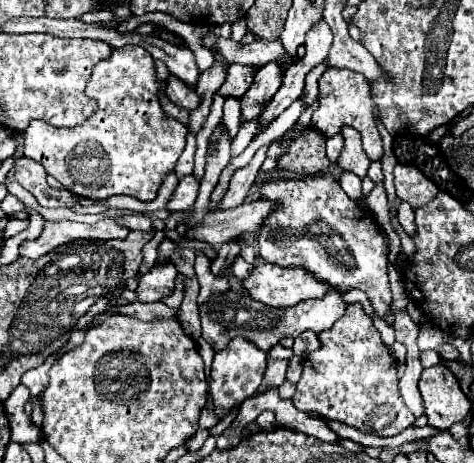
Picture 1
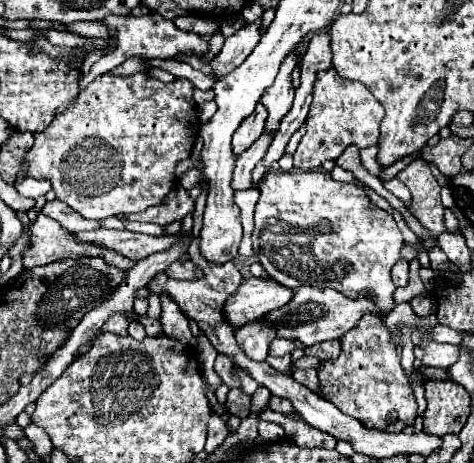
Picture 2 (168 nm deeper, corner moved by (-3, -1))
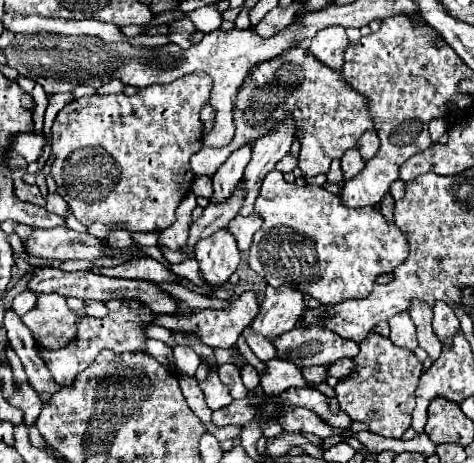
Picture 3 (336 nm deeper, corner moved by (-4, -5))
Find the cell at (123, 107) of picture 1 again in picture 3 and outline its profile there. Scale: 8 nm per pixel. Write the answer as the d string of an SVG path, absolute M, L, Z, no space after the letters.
M191 73L191 75L185 75L181 79L177 79L175 83L167 83L167 85L151 85L147 89L139 89L133 97L127 97L123 93L117 93L117 95L91 95L91 97L81 97L81 99L75 99L71 103L67 103L55 117L55 123L53 123L53 155L55 155L55 161L51 165L51 175L55 177L55 183L57 183L57 193L67 201L69 209L75 213L75 217L87 227L91 223L103 223L111 229L125 229L129 233L149 233L149 231L163 231L167 229L169 225L175 223L175 209L179 207L179 203L187 197L187 193L191 191L191 185L193 185L193 179L195 179L195 173L191 171L191 165L189 165L189 159L193 153L197 153L201 149L201 141L203 141L203 123L199 121L199 113L203 109L205 103L209 103L209 95L211 95L211 77L207 73Z

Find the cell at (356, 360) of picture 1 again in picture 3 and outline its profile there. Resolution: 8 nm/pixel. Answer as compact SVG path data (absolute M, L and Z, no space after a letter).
M371 333L365 341L361 341L361 351L355 357L355 371L347 377L341 379L339 385L335 387L339 407L353 419L353 421L363 421L369 425L369 429L377 435L391 437L391 439L401 439L401 435L411 427L411 411L415 407L415 389L419 385L419 377L423 375L423 363L415 357L413 351L399 349L395 347L389 339Z

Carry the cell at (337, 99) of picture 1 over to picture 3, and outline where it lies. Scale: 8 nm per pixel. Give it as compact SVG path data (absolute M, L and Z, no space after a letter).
M293 47L275 59L257 63L239 87L233 103L233 123L237 127L235 139L223 149L197 151L191 157L191 169L195 175L211 177L235 149L253 143L271 131L271 127L283 119L283 113L291 113L295 119L295 137L301 143L299 169L305 177L327 173L333 159L341 159L347 149L355 149L359 137L367 129L373 129L363 95L347 85L341 71L331 71L327 65L319 63L319 59L311 57L305 47Z

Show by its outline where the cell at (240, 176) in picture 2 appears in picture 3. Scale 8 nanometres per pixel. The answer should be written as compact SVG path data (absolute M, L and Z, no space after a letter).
M239 185L237 191L233 193L233 197L227 199L225 203L207 205L203 209L203 215L193 221L193 227L189 231L189 243L187 243L187 247L183 251L185 253L193 253L193 247L195 247L197 241L211 237L219 229L225 229L229 225L229 221L237 215L241 203L243 203L243 189Z

